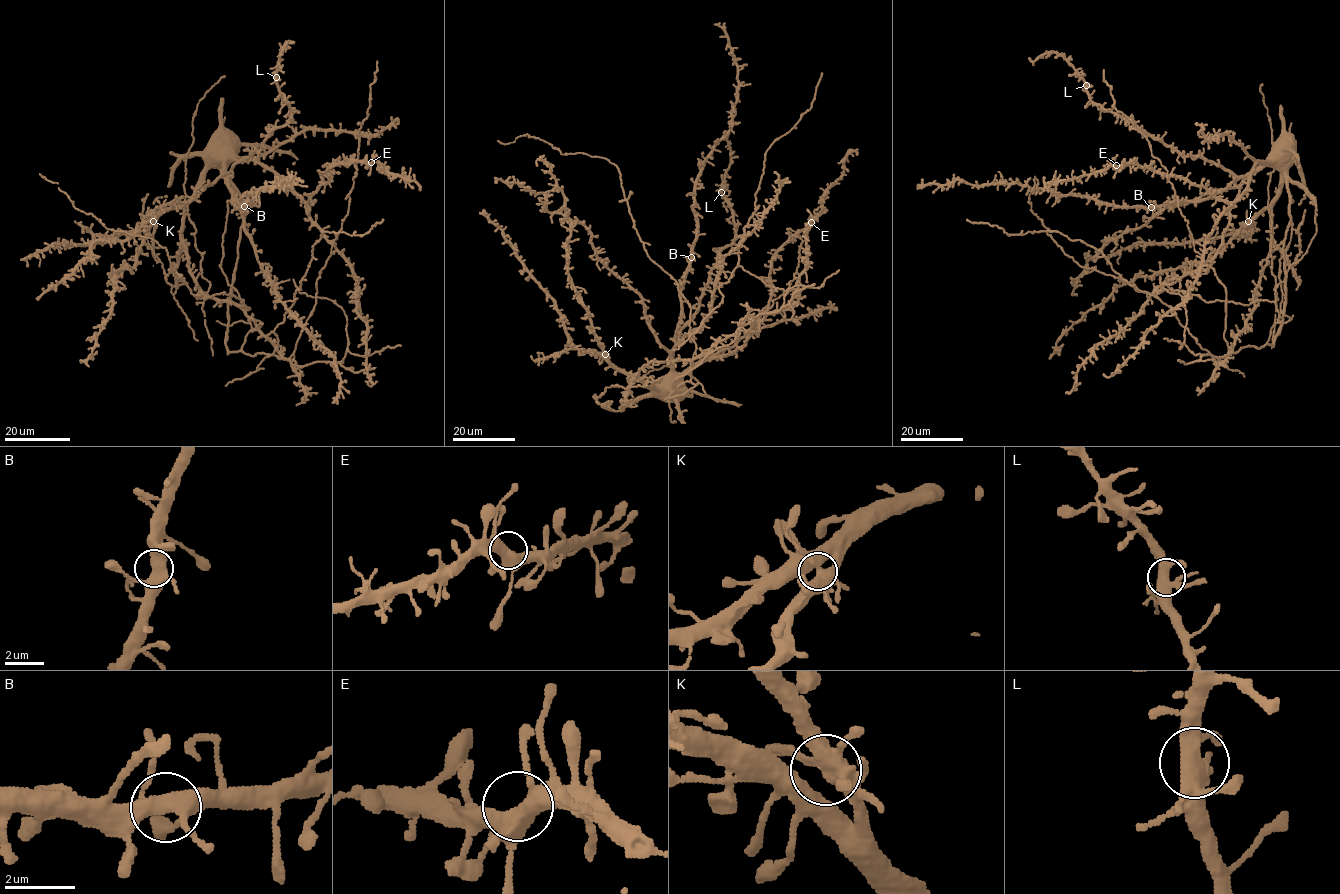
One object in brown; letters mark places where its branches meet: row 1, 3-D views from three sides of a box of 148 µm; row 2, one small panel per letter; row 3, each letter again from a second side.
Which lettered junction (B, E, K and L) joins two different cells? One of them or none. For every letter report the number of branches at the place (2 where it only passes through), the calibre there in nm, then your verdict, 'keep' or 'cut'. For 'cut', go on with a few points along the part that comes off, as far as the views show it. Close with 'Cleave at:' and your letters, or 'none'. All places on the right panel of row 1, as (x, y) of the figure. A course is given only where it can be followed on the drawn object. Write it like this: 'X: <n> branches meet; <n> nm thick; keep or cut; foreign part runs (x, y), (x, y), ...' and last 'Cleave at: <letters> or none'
B: 5 branches meet; 460 nm thick; keep
E: 5 branches meet; 440 nm thick; keep
K: 5 branches meet; 420 nm thick; keep
L: 5 branches meet; 460 nm thick; keep
Cleave at: none

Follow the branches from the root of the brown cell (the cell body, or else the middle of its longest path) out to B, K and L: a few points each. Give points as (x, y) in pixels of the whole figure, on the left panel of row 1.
B: (223, 155), (226, 155), (227, 183), (233, 199), (244, 206)
K: (223, 155), (226, 158), (207, 169), (201, 185), (188, 199), (169, 208), (153, 221)
L: (223, 155), (228, 173), (256, 152), (274, 128), (289, 120), (291, 110), (278, 91), (276, 77)

